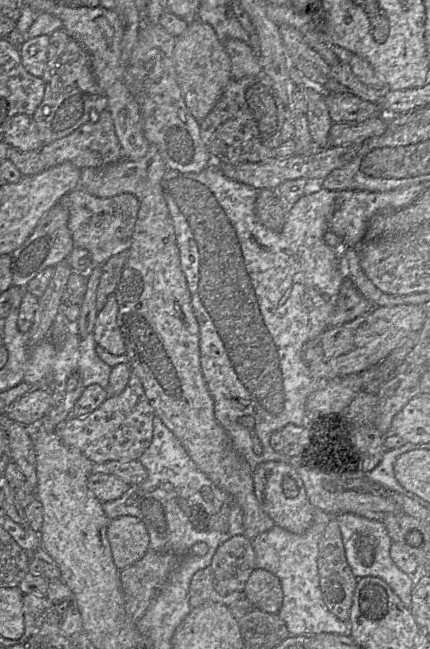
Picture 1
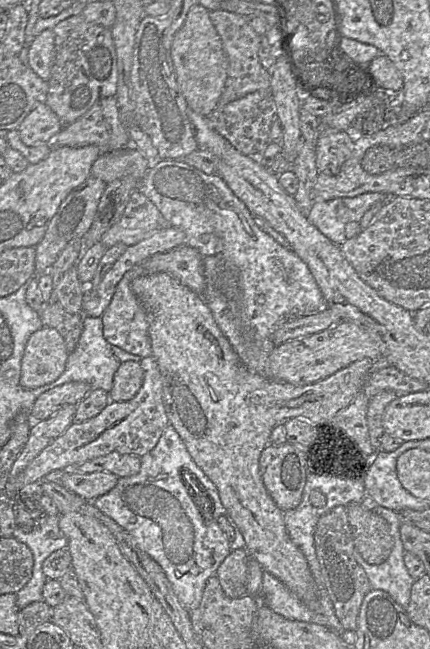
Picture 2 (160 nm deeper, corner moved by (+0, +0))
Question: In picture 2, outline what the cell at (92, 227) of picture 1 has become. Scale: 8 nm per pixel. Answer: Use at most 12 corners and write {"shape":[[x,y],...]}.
{"shape":[[140,189],[101,237],[110,248],[132,246],[167,220]]}

